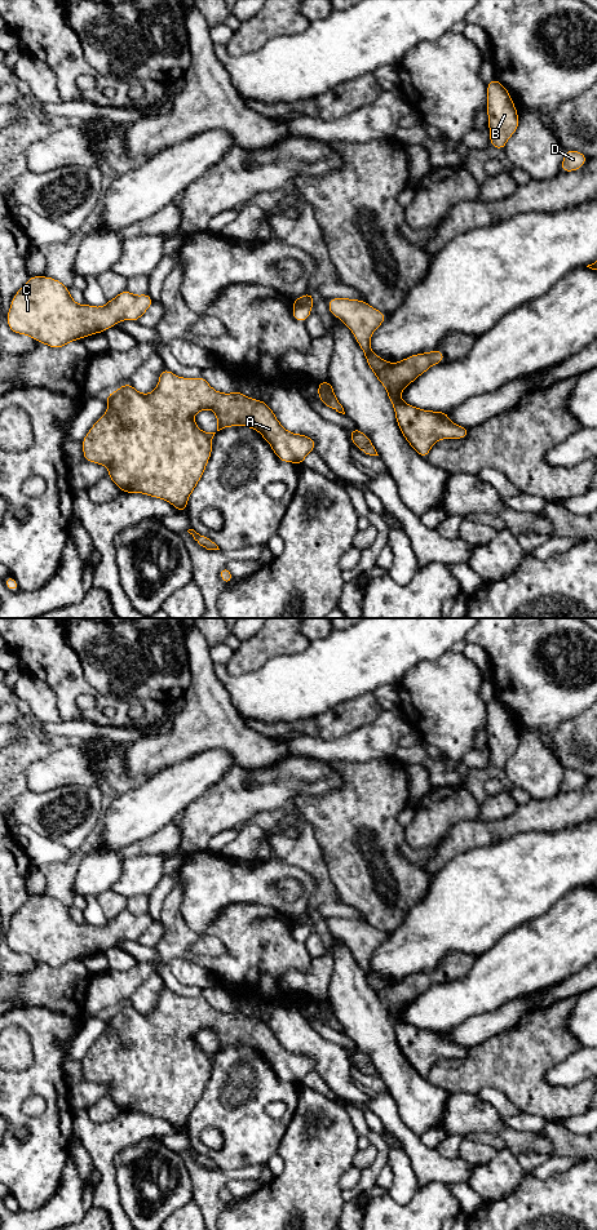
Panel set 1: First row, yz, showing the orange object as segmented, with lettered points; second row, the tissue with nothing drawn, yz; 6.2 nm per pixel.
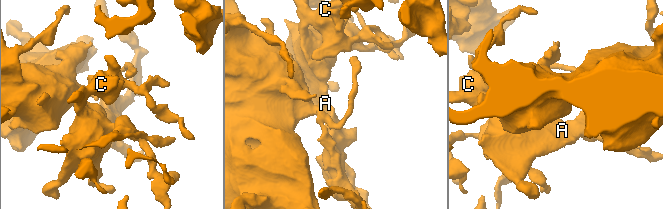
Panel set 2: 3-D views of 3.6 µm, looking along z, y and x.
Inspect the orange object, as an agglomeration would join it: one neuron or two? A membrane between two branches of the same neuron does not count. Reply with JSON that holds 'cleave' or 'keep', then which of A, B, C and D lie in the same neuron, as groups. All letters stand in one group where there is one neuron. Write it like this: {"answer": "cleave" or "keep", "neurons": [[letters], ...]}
{"answer": "cleave", "neurons": [["A", "B", "C"], ["D"]]}

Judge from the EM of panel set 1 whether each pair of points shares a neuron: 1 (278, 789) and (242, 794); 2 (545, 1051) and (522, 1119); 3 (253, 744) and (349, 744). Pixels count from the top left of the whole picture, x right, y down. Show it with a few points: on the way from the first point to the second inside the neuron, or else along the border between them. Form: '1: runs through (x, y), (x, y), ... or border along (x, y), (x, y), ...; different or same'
1: runs through (269, 789), (251, 793); same
2: border along (520, 1111), (536, 1114), (547, 1120); different
3: border along (301, 735), (287, 742), (291, 753); different

